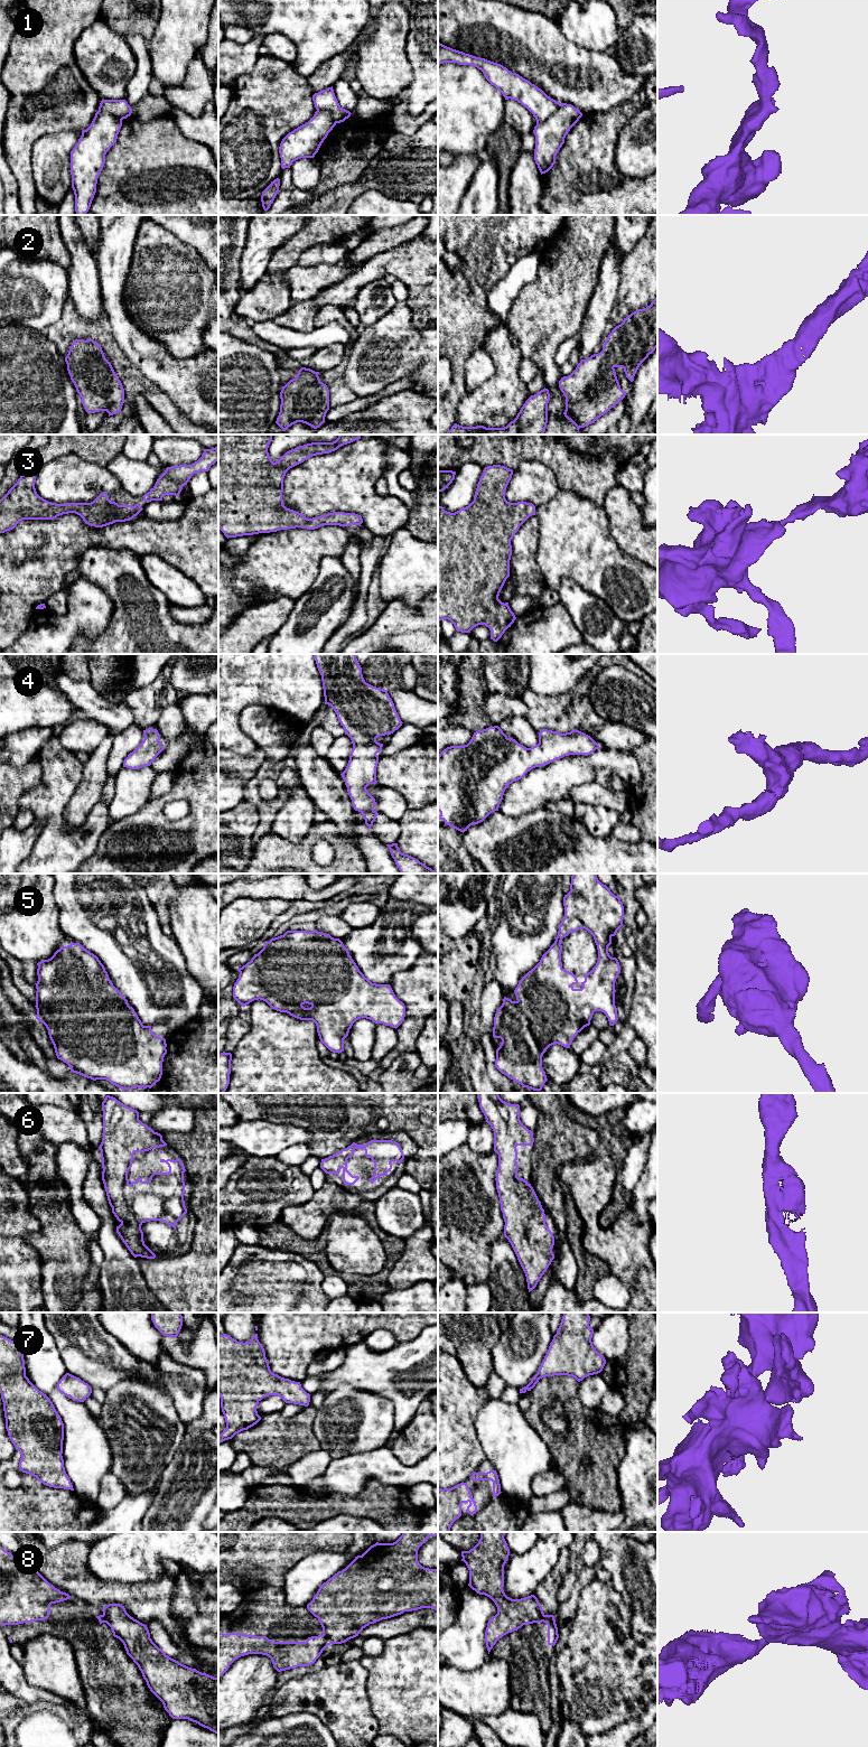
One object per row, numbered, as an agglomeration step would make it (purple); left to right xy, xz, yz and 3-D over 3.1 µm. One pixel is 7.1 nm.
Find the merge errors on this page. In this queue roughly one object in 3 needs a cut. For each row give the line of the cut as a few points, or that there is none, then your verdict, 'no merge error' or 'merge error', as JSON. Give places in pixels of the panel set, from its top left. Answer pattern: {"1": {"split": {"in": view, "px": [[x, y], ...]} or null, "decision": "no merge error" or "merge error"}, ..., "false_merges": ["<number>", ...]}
{"1": {"split": {"in": "yz", "px": [[560, 104], [544, 121], [537, 122]]}, "decision": "merge error"}, "2": {"split": null, "decision": "no merge error"}, "3": {"split": null, "decision": "no merge error"}, "4": {"split": null, "decision": "no merge error"}, "5": {"split": null, "decision": "no merge error"}, "6": {"split": null, "decision": "no merge error"}, "7": {"split": null, "decision": "no merge error"}, "8": {"split": {"in": "xz", "px": [[323, 1634], [329, 1644]]}, "decision": "merge error"}, "false_merges": ["1", "8"]}

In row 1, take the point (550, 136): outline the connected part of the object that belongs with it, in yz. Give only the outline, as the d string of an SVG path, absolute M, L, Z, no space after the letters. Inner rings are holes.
M562 103L545 122L536 122L533 130L535 136L534 160L541 175L553 167L566 136L581 116L582 113L573 105Z

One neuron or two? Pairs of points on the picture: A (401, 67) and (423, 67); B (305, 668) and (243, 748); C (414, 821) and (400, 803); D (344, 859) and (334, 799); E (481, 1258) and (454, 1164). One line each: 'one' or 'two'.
A: two
B: one
C: two
D: two
E: one

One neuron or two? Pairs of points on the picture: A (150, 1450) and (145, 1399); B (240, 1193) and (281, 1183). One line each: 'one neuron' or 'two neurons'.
A: one neuron
B: one neuron

